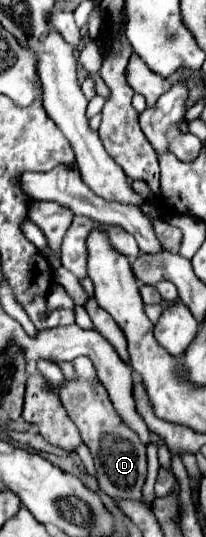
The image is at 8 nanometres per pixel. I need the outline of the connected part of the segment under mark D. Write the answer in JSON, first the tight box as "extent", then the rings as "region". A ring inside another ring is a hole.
{"extent":[58,360,146,500],"region":[[[90,360],[74,362],[74,378],[66,378],[58,386],[58,394],[70,420],[78,426],[84,444],[90,448],[94,456],[100,488],[112,498],[140,500],[142,496],[140,492],[146,480],[146,448],[138,440],[138,436],[130,428],[126,428],[120,416],[114,412],[108,392],[98,382]]]}

